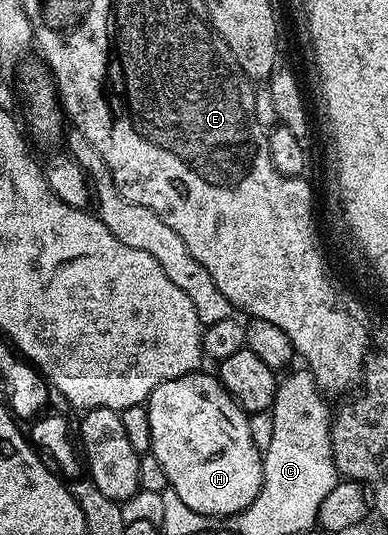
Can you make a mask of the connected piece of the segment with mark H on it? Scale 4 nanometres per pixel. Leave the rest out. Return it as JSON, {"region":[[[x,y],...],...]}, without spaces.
{"region":[[[196,371],[189,375],[181,375],[177,379],[169,379],[165,383],[161,383],[161,387],[157,387],[147,398],[145,404],[149,415],[150,452],[157,459],[157,463],[161,463],[161,467],[167,476],[168,486],[172,490],[175,488],[175,493],[179,496],[179,501],[185,508],[192,509],[195,513],[204,513],[207,517],[224,517],[224,519],[227,519],[232,515],[242,513],[249,507],[249,503],[253,503],[253,499],[257,499],[259,488],[263,486],[263,455],[253,443],[253,437],[249,435],[249,415],[247,412],[232,399],[229,391],[222,385],[214,372],[203,372]]]}

